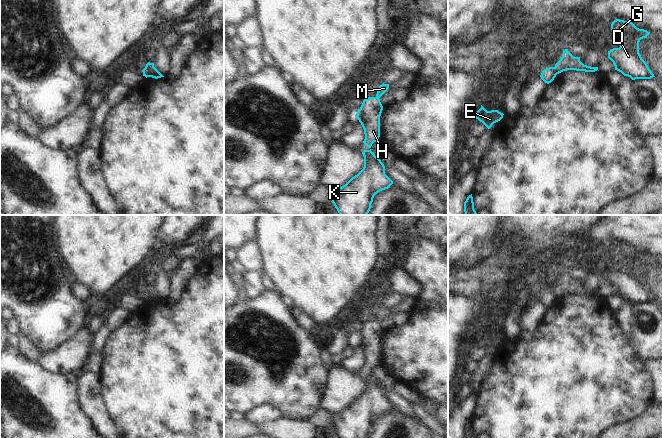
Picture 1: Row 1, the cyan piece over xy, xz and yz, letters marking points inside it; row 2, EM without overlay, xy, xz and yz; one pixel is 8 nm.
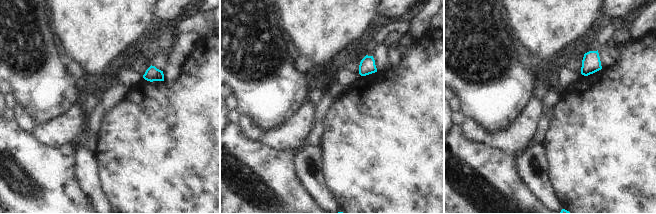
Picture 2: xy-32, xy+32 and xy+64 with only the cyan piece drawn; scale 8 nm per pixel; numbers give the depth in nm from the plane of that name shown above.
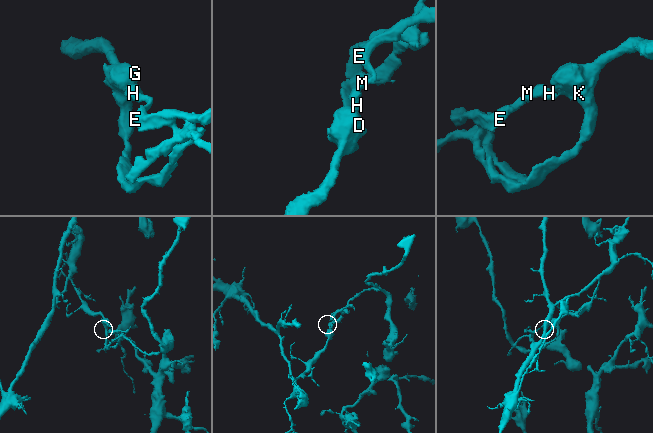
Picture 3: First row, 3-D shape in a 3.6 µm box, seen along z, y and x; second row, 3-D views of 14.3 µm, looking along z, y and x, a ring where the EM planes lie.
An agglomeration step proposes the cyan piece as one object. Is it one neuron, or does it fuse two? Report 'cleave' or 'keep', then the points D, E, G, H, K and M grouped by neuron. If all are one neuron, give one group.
cleave | D G H K / E M

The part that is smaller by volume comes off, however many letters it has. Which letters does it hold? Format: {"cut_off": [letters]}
{"cut_off": ["E", "M"]}

